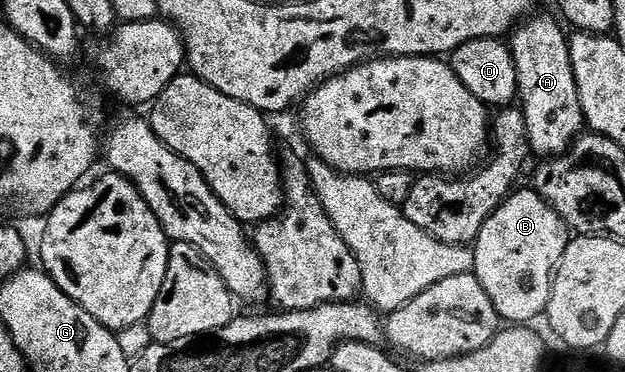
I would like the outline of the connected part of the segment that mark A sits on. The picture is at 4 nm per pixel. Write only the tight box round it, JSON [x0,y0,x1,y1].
[507,16,586,159]

